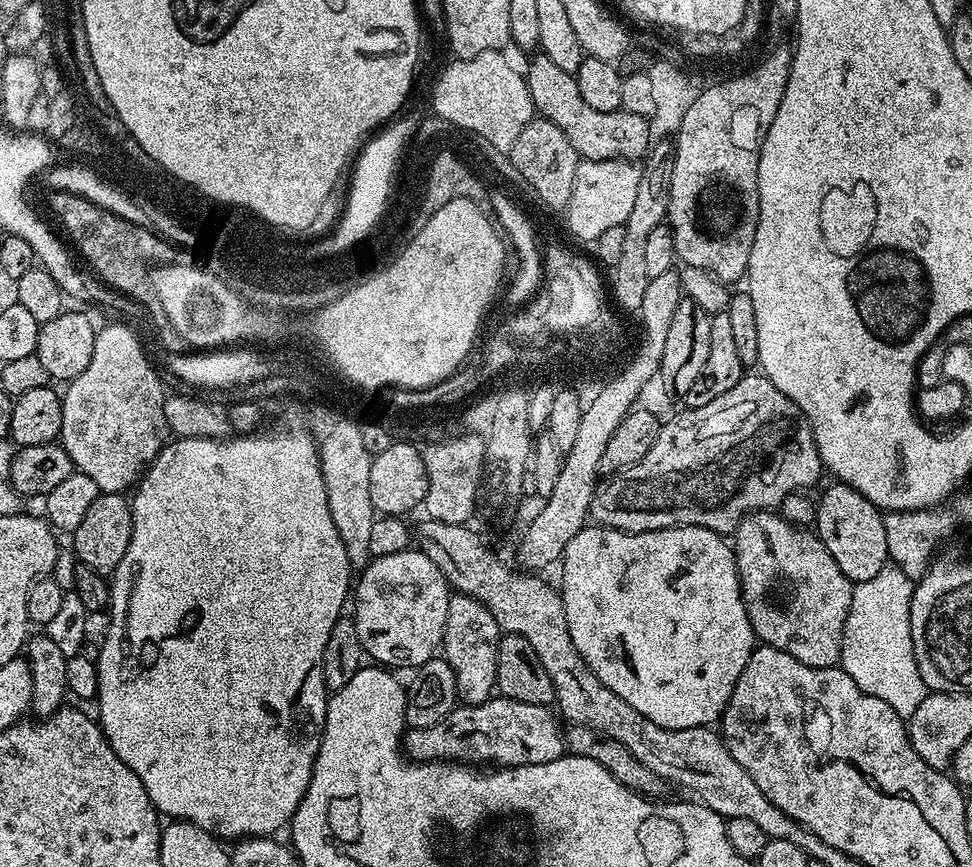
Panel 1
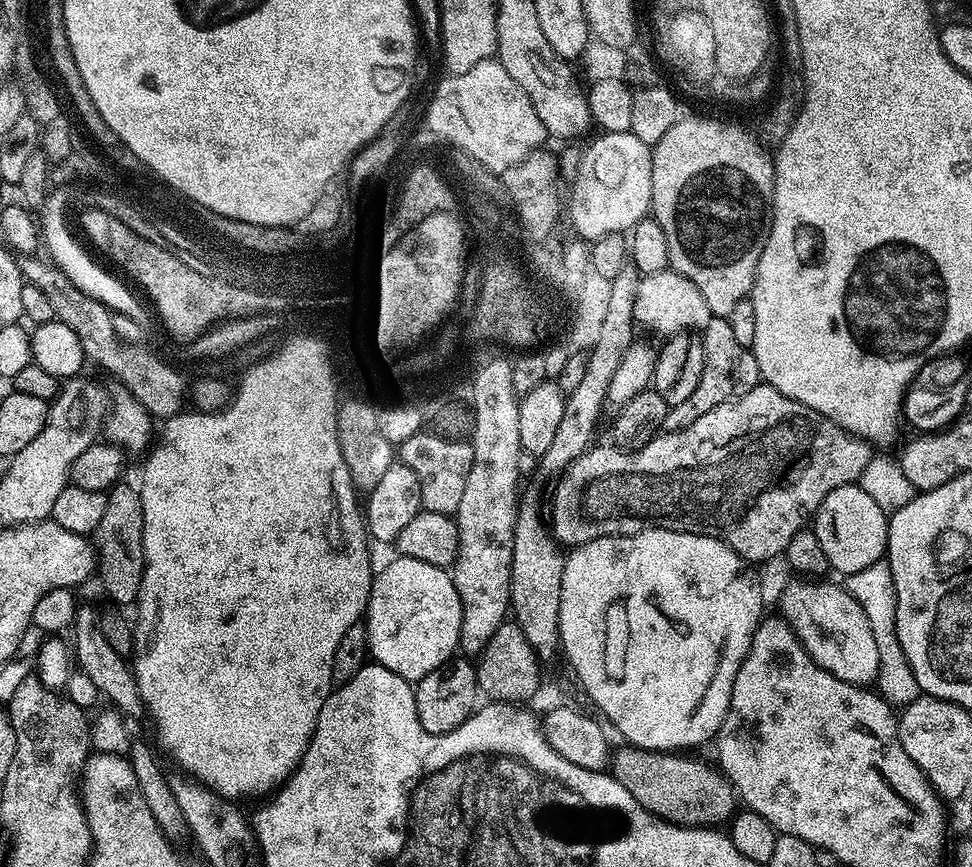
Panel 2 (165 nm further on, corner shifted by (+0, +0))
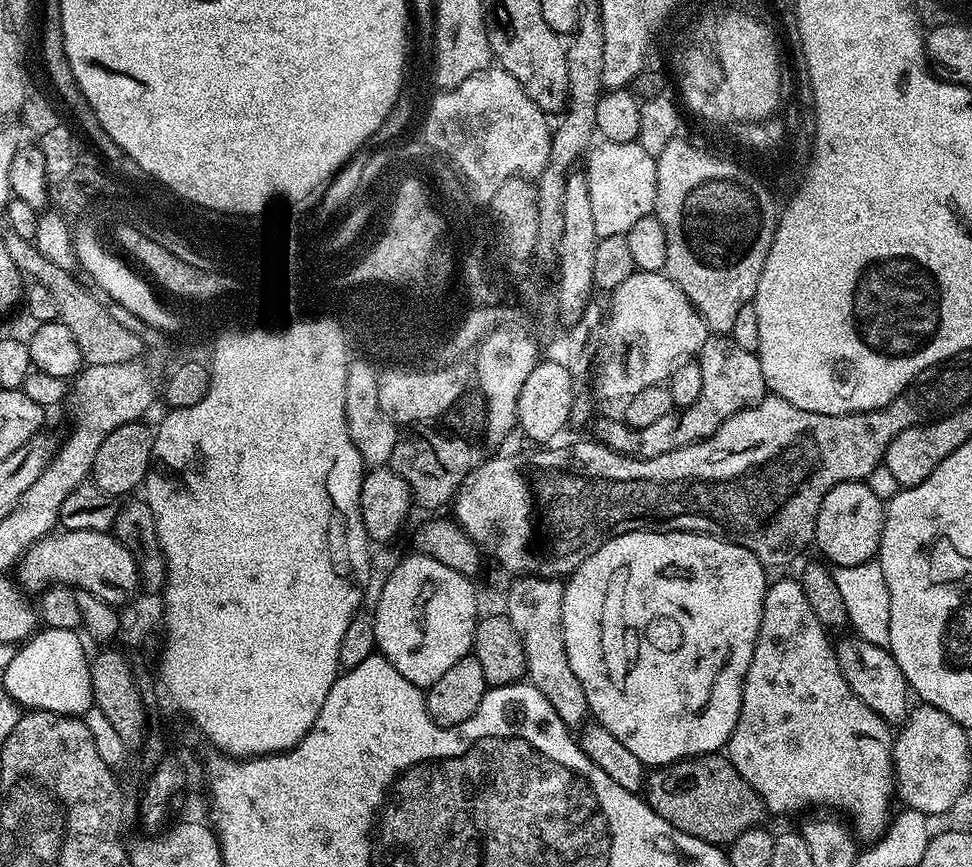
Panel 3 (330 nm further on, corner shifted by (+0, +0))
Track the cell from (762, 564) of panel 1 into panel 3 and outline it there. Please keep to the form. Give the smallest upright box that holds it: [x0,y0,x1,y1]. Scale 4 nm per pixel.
[835,638,910,726]

